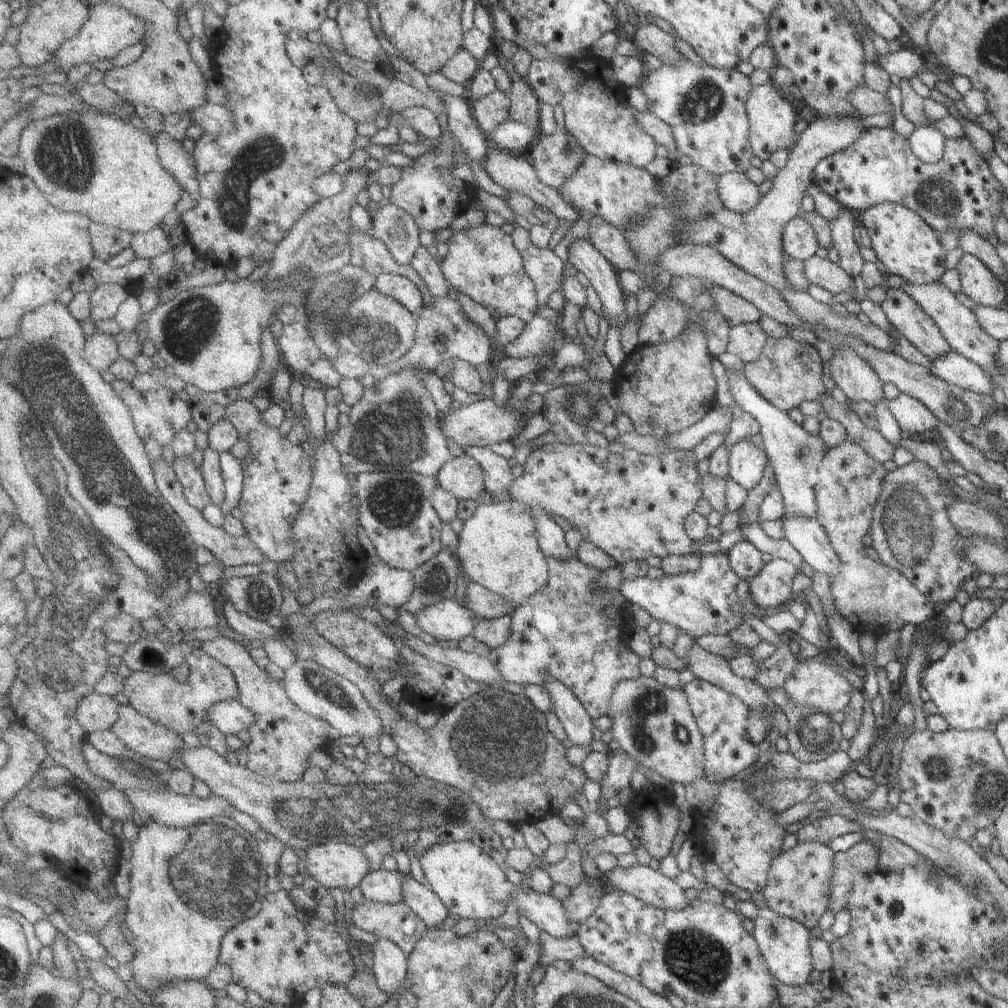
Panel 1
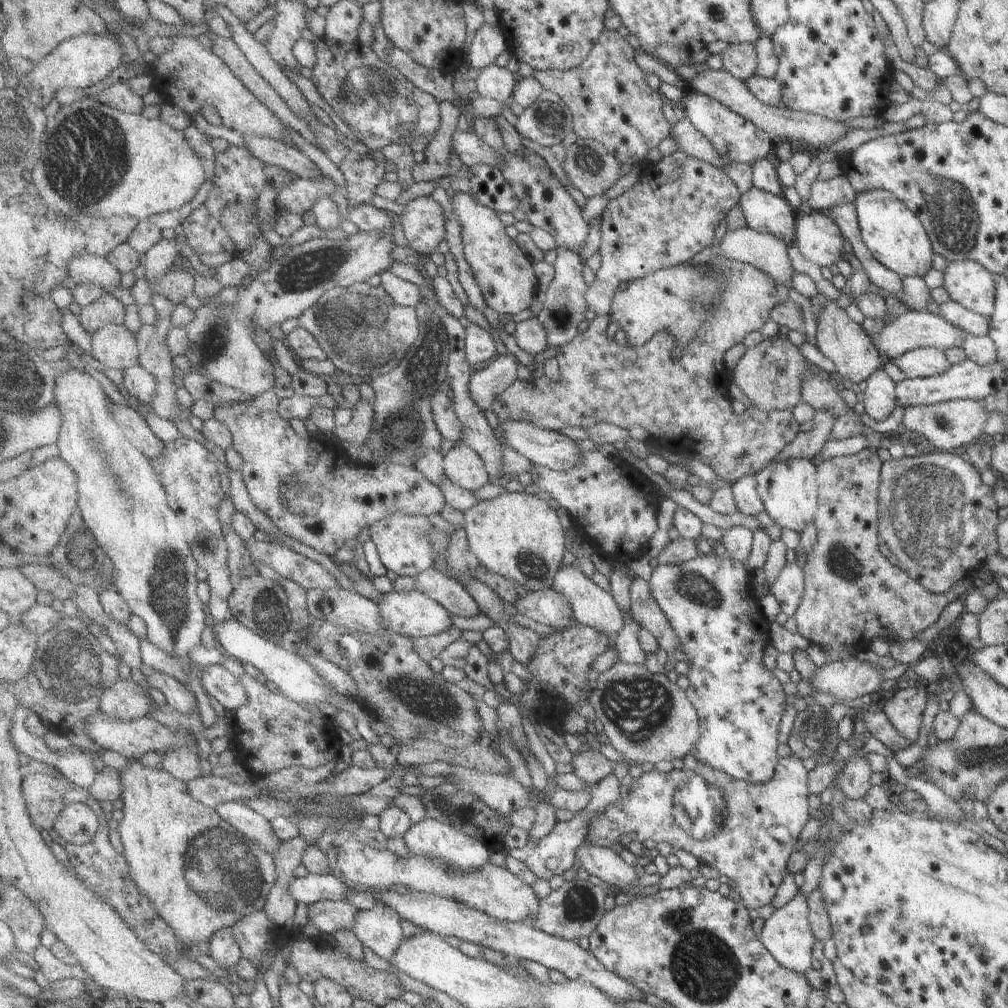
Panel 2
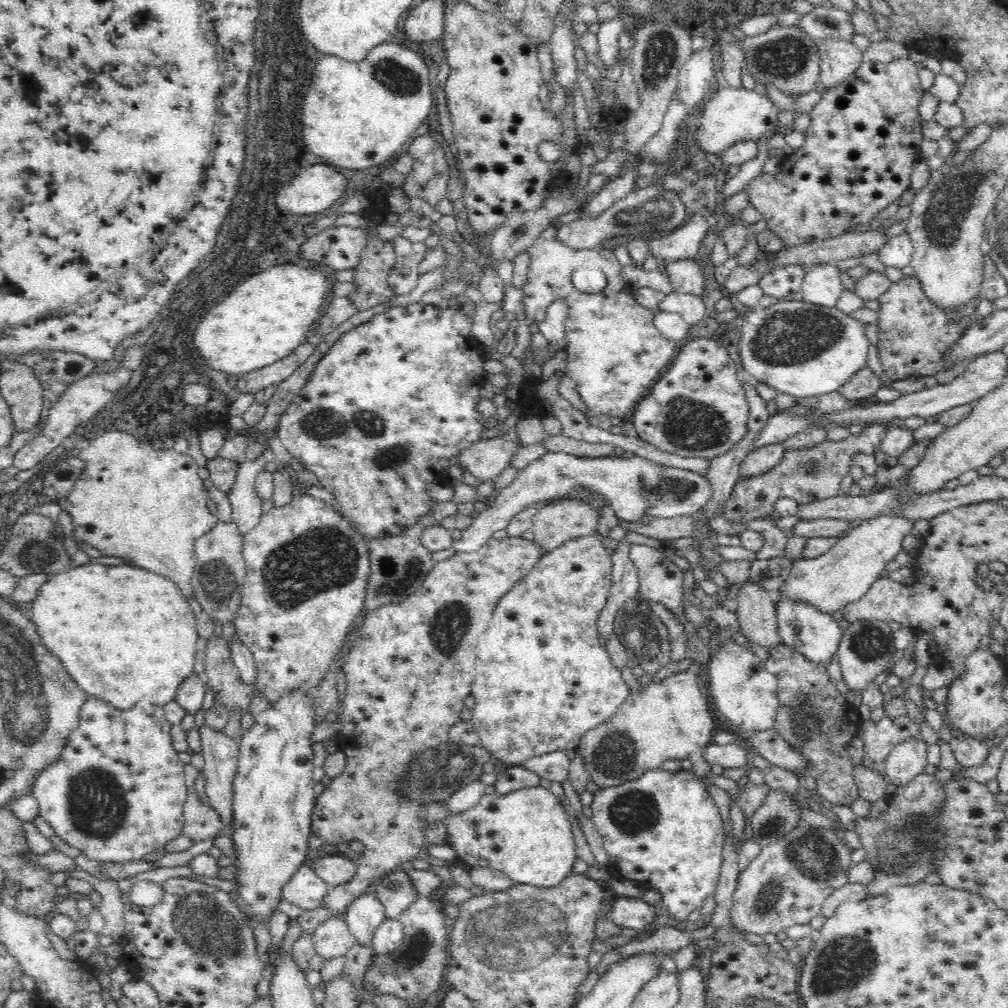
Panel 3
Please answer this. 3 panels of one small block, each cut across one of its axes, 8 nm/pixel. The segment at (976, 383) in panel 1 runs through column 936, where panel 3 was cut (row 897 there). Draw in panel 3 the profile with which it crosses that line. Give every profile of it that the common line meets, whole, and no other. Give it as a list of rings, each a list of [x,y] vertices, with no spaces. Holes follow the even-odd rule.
[[[365,892],[352,901],[344,916],[350,933],[356,937],[356,943],[372,947],[373,934],[385,919],[384,905],[374,892]]]

